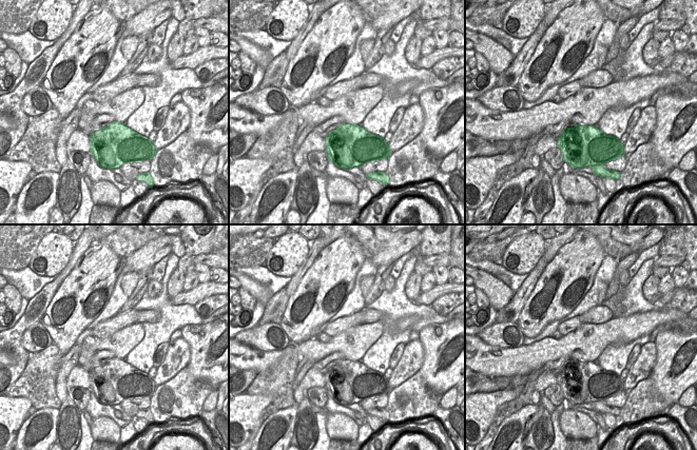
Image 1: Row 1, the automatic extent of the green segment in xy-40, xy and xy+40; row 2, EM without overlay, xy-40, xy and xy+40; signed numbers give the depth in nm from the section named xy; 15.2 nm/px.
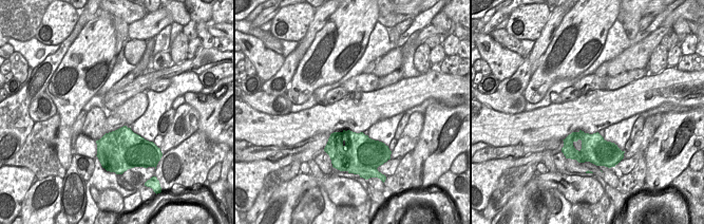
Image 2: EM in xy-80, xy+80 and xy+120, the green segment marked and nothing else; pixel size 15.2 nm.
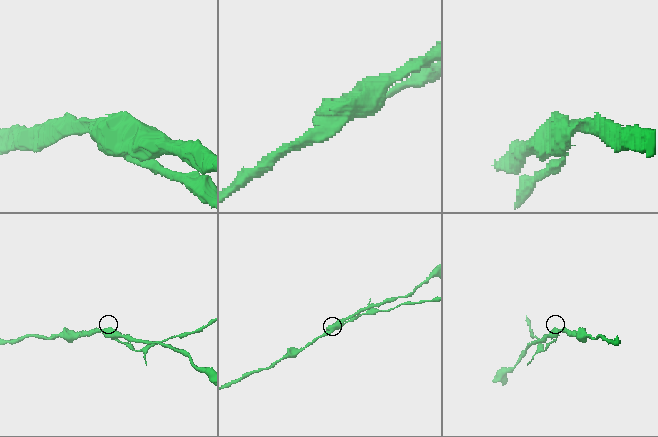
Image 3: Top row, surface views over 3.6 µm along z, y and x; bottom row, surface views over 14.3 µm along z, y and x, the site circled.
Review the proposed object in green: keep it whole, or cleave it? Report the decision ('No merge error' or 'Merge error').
Merge error

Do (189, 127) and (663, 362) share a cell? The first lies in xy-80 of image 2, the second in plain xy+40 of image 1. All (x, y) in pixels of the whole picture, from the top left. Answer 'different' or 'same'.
different

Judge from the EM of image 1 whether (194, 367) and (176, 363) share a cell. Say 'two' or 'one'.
two

